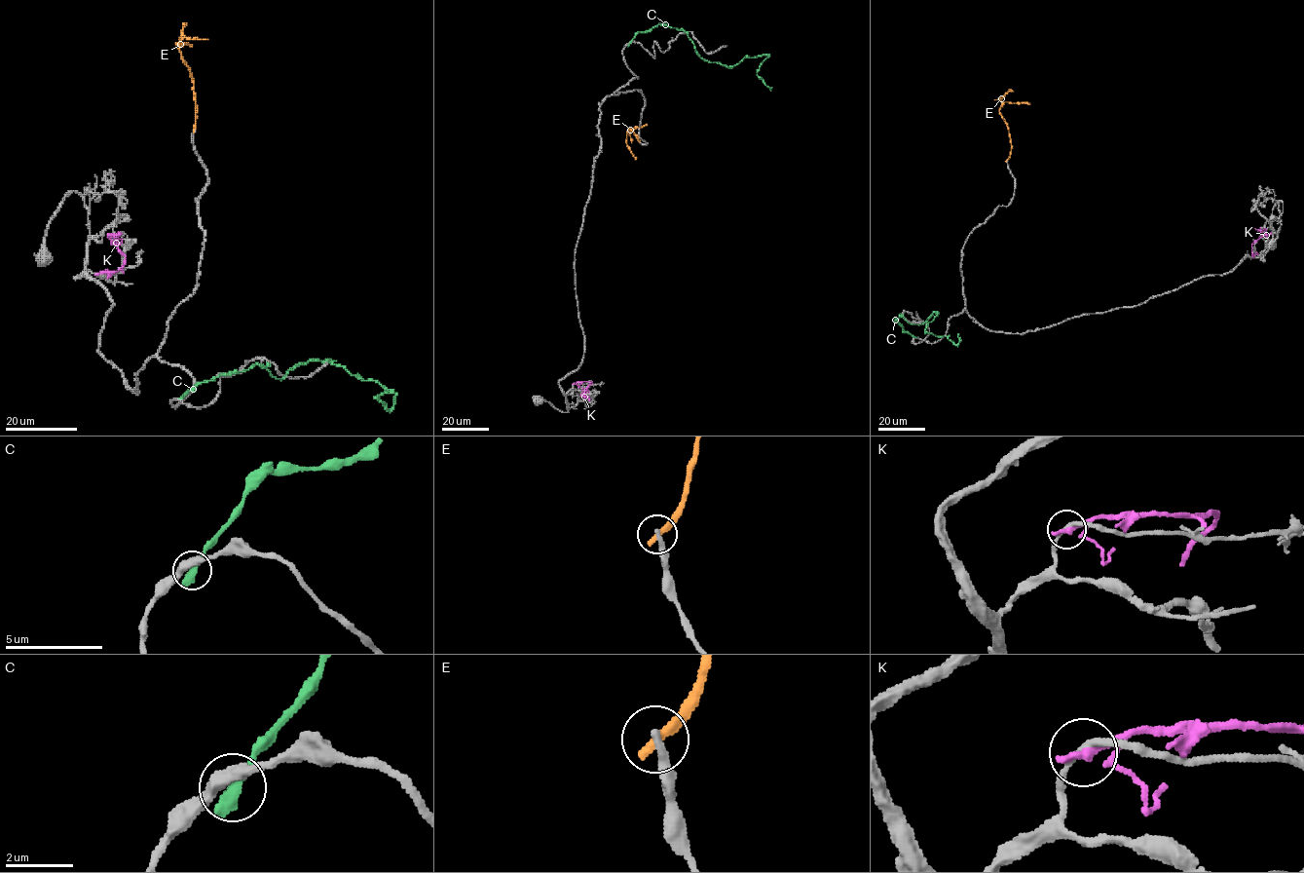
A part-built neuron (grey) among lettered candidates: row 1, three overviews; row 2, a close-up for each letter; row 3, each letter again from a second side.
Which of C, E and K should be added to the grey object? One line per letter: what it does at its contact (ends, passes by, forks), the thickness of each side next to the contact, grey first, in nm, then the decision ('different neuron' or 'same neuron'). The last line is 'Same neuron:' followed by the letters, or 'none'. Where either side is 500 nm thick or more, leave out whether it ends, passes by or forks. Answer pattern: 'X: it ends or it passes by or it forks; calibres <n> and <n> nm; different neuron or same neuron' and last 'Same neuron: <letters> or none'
C: it ends; calibres 440 and 400 nm; different neuron
E: it ends; calibres 280 and 360 nm; different neuron
K: it passes by; calibres 240 and 240 nm; different neuron
Same neuron: none

